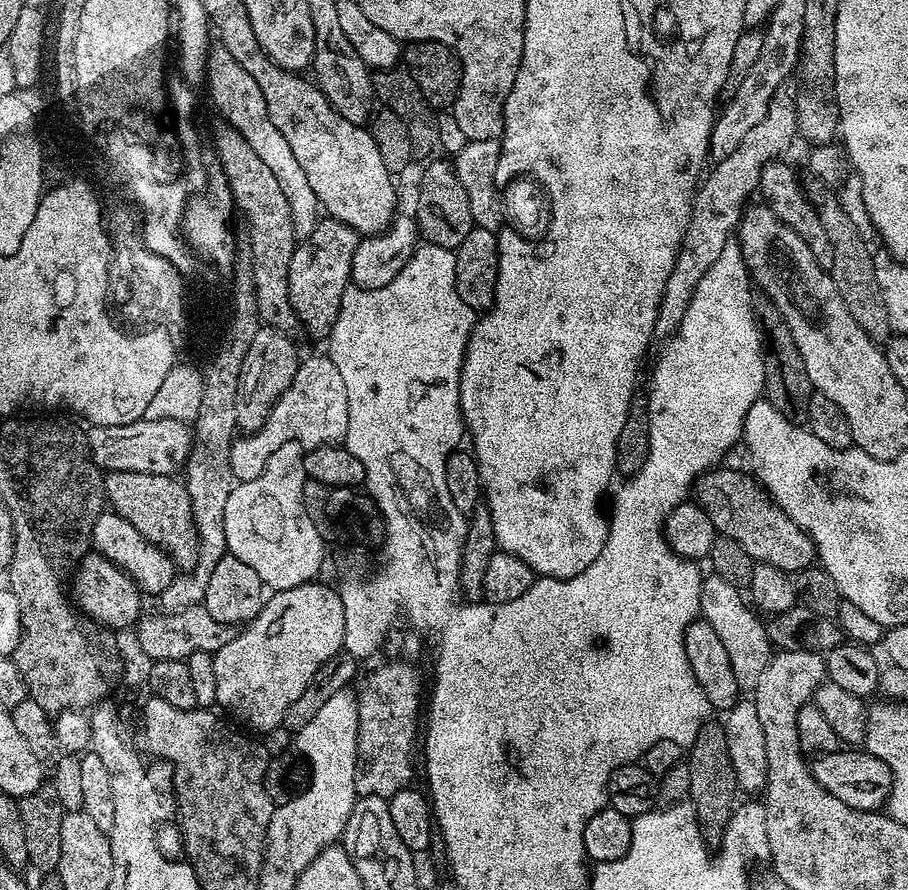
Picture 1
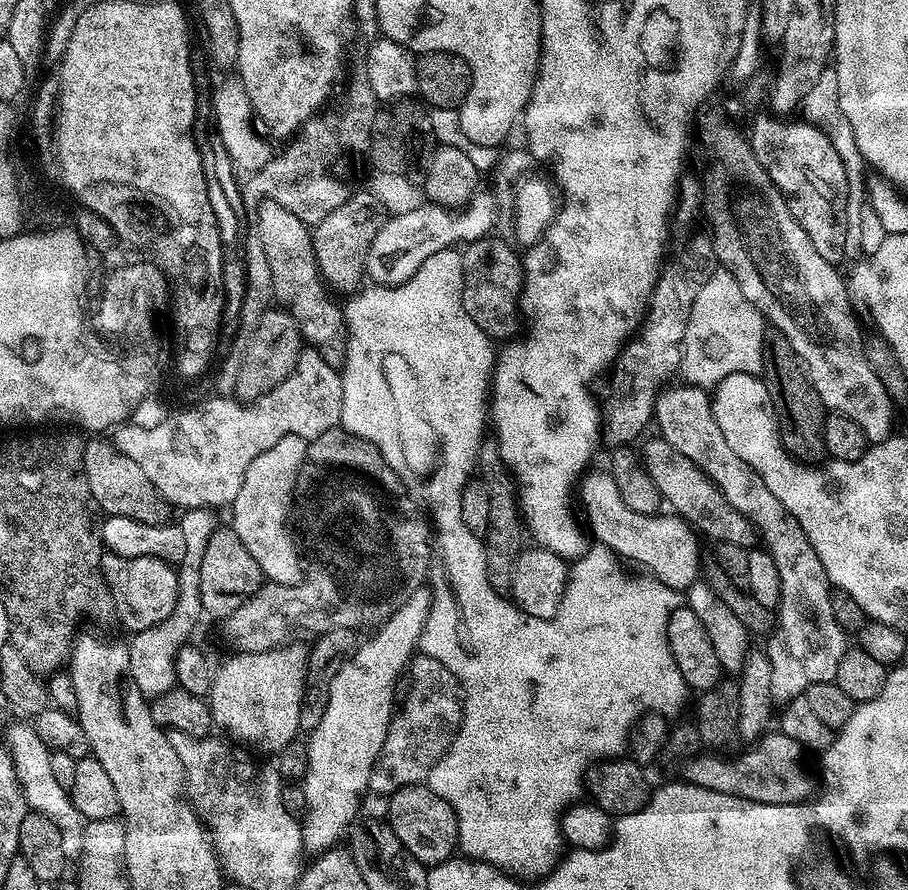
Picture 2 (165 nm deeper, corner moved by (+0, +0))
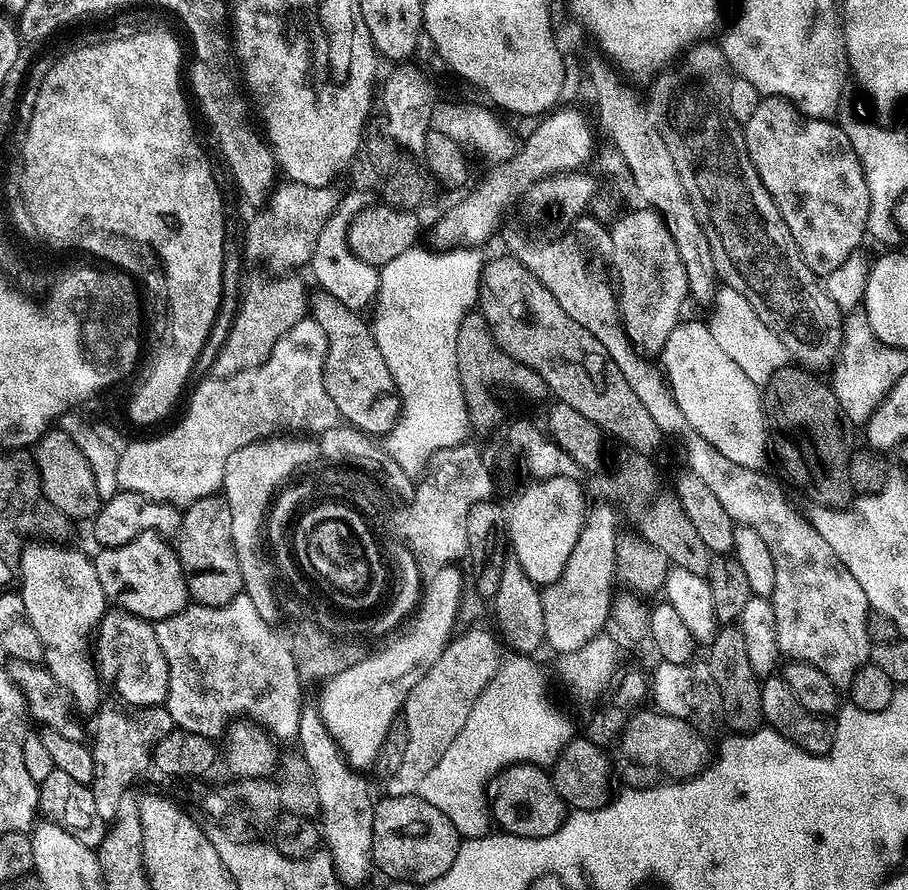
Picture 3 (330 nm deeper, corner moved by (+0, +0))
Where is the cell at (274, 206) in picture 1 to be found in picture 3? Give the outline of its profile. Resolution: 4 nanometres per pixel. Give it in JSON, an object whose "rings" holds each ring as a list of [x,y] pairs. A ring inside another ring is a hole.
{"rings":[[[316,290],[310,296],[310,316],[326,330],[326,362],[324,363],[324,385],[326,394],[334,398],[341,417],[353,428],[360,428],[369,434],[386,434],[400,419],[402,405],[400,393],[396,390],[396,379],[392,377],[382,350],[374,338],[369,321],[364,320],[355,308],[347,308],[334,298],[334,294]]]}

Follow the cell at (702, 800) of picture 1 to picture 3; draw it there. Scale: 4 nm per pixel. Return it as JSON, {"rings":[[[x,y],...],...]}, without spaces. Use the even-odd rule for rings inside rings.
{"rings":[[[724,626],[716,633],[711,644],[707,645],[706,661],[713,674],[714,682],[721,691],[723,723],[728,723],[733,733],[747,734],[755,732],[764,724],[762,714],[761,677],[750,670],[750,658],[746,655],[746,641],[742,638],[742,630],[738,626]]]}

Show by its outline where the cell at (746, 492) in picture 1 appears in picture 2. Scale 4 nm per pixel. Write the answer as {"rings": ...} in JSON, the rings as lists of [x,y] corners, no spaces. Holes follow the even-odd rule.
{"rings":[[[653,436],[653,440],[644,438],[639,441],[638,459],[649,475],[650,482],[658,486],[661,501],[667,507],[669,504],[672,507],[669,509],[691,525],[701,537],[709,536],[716,544],[751,549],[754,544],[754,529],[749,520],[738,514],[738,510],[734,510],[730,502],[726,502],[718,486],[701,468],[694,466],[694,462],[690,462],[682,454],[678,454],[678,450],[674,450],[674,446],[670,446],[670,442],[666,442],[663,436]]]}

